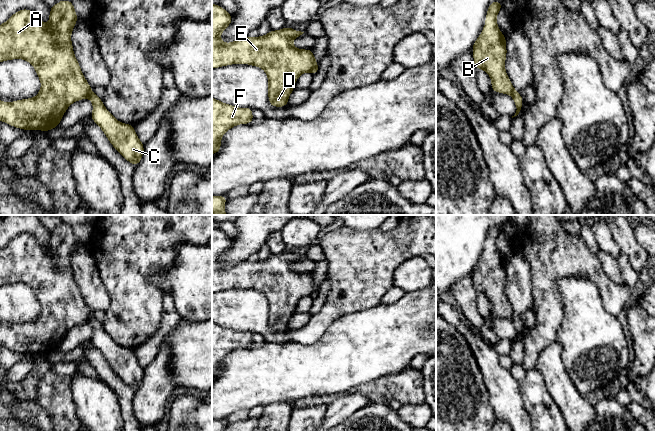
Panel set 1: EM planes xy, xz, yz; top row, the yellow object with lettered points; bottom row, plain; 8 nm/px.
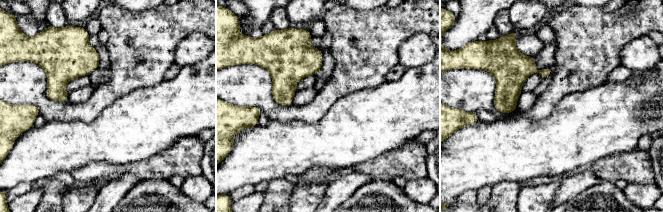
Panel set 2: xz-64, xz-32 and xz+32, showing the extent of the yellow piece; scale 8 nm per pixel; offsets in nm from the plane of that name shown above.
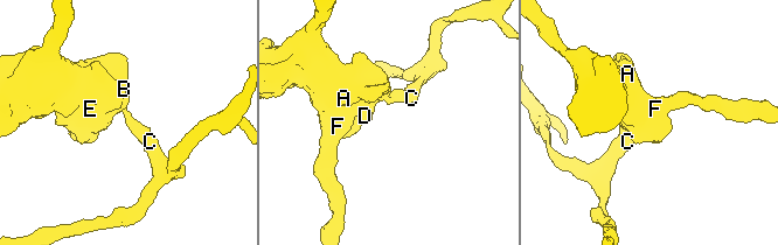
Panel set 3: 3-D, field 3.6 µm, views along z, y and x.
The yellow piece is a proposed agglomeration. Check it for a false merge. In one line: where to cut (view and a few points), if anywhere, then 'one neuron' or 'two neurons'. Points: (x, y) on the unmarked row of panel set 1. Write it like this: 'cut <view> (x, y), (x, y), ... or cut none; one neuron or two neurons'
cut xy (91, 314), (86, 320); two neurons

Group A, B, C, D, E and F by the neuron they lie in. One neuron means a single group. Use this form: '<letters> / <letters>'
A B D E F / C

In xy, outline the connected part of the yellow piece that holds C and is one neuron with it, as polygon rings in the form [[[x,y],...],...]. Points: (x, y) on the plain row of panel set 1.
[[[91,315],[88,320],[93,328],[91,343],[102,353],[112,370],[134,391],[144,377],[144,368],[139,364],[134,350],[119,346],[104,330],[101,322]]]

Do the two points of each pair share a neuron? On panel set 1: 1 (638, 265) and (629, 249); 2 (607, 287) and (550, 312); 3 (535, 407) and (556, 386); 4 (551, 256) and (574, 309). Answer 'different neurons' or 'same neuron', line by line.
1: same neuron
2: same neuron
3: different neurons
4: different neurons

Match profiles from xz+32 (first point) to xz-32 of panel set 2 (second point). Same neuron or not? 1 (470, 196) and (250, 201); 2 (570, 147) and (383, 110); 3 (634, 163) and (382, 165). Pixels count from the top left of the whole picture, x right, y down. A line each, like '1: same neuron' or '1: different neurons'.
1: different neurons
2: same neuron
3: same neuron

